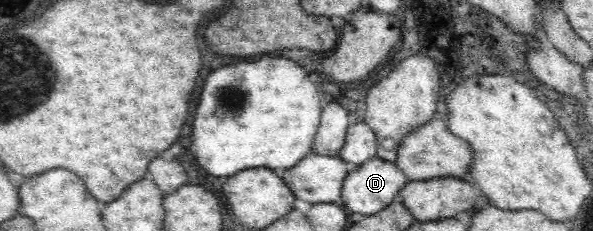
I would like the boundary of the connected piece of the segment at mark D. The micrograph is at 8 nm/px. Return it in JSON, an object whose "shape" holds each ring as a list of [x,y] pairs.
{"shape":[[[376,155],[365,160],[363,164],[350,169],[342,183],[341,201],[351,213],[359,215],[375,215],[393,203],[393,197],[405,187],[407,179],[399,166]]]}

